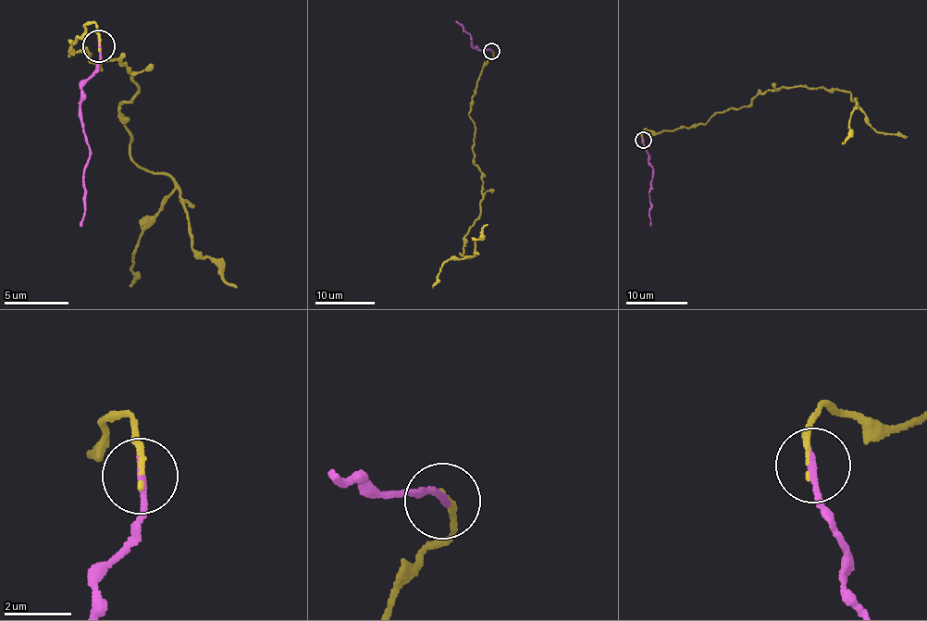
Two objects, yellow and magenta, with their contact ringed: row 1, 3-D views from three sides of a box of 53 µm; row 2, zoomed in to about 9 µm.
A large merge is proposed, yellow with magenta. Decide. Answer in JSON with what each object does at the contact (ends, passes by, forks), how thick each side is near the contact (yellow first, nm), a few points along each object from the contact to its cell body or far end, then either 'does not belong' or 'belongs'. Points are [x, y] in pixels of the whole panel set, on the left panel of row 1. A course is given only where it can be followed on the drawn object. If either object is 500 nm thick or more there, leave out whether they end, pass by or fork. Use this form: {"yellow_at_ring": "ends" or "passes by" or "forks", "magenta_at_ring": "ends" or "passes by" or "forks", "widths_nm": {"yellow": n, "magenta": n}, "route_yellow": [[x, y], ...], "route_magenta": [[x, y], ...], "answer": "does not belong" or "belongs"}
{"yellow_at_ring": "ends", "magenta_at_ring": "ends", "widths_nm": {"yellow": 140, "magenta": 220}, "route_yellow": [[99, 44], [94, 24], [68, 52], [133, 74], [129, 155], [173, 180], [192, 248], [239, 288]], "route_magenta": [[100, 45], [100, 63], [83, 85], [83, 97], [79, 106], [90, 154], [80, 225]], "answer": "does not belong"}

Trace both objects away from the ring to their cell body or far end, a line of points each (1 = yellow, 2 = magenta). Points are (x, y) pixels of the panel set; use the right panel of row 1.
1: (641, 139), (645, 129), (700, 124), (748, 105), (759, 93), (803, 86), (842, 89), (856, 99), (842, 143)
2: (643, 139), (643, 147), (652, 168), (649, 190), (650, 225)

